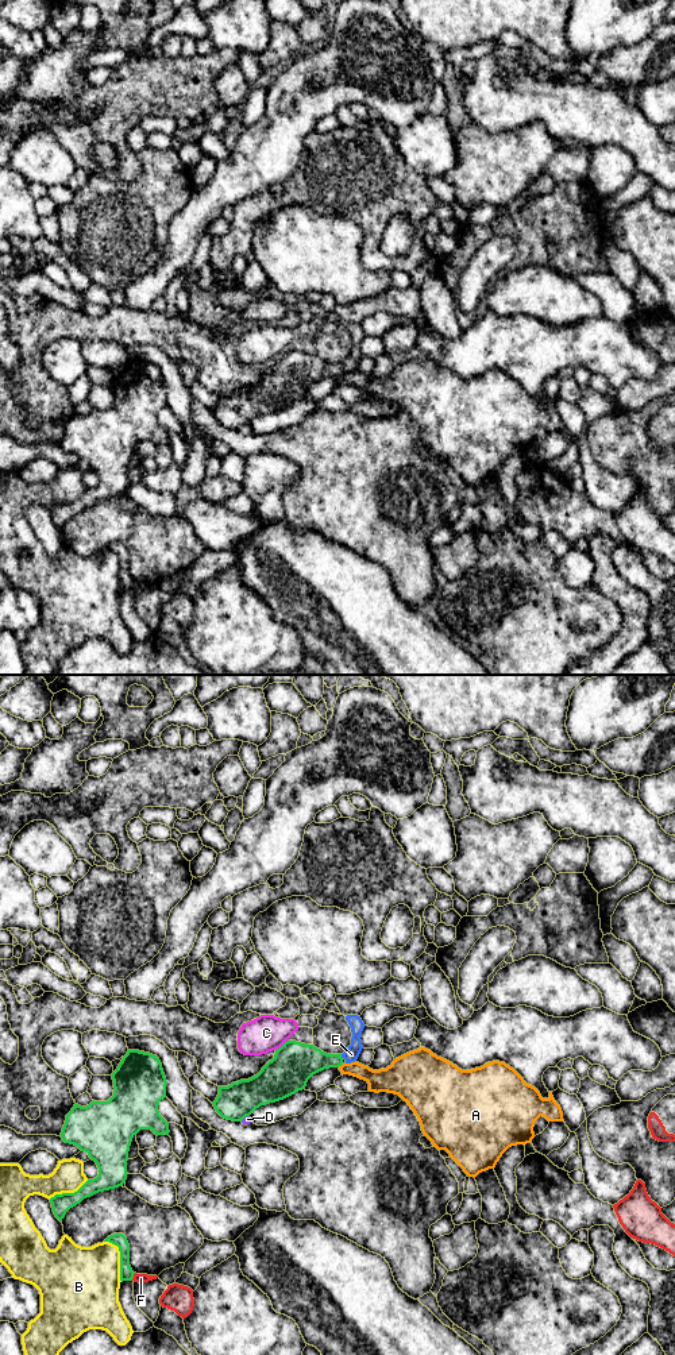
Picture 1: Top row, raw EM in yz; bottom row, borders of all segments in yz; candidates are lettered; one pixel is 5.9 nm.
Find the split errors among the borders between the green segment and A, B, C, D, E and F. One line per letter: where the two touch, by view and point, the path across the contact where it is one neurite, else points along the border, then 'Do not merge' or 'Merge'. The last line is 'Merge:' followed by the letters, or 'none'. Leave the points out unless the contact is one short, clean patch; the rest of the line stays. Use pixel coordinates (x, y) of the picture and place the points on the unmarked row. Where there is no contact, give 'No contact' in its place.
A: Touches green at yz (340, 374). Boundary: yz (343, 373), (338, 375). Do not merge
B: Touches green at yz (120, 567). Do not merge
C: Touches green at yz (282, 354). Boundary: yz (288, 348), (276, 359). Do not merge
D: Touches green at yz (245, 425). Boundary: yz (249, 424), (240, 429). Do not merge
E: Touches green at yz (340, 366). Path across: yz (299, 370), (340, 366), (351, 363). Merge
F: Touches green at yz (132, 586). Boundary: yz (135, 582), (131, 589). Do not merge
Merge: E

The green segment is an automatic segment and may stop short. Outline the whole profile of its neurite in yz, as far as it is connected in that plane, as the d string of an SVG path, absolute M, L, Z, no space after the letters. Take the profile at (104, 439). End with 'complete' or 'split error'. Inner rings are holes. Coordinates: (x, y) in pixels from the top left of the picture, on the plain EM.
M128 359L112 382L113 405L108 410L92 410L86 416L74 413L66 424L61 441L65 452L85 460L99 476L99 485L88 489L77 501L55 503L50 507L55 526L62 530L66 521L84 507L99 501L122 495L127 489L127 470L132 447L140 439L151 439L157 445L169 444L169 433L159 424L159 410L166 406L166 386L157 364L139 359Z; complete

